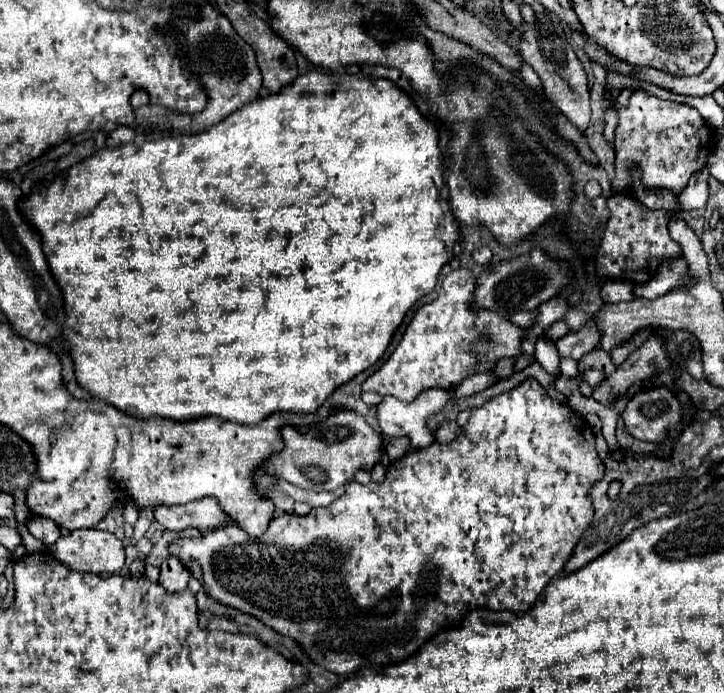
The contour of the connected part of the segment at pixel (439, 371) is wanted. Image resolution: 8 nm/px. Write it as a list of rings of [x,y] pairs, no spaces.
[[[466,268],[452,270],[442,282],[438,298],[414,312],[400,344],[378,372],[364,380],[362,390],[374,390],[380,396],[390,394],[402,402],[412,402],[424,388],[450,388],[476,372],[490,372],[504,356],[518,358],[524,330],[496,312],[480,310],[480,314],[476,314],[468,310],[472,290],[474,274]]]

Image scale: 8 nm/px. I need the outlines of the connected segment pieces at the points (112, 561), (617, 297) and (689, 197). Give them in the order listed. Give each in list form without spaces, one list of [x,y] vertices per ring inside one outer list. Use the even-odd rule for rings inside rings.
[[[84,528],[74,530],[70,536],[60,536],[48,550],[62,562],[66,568],[74,572],[92,572],[92,574],[112,574],[124,566],[124,546],[122,542],[112,534],[96,528]]]
[[[608,280],[600,288],[600,296],[604,302],[628,302],[636,298],[632,294],[632,282],[616,282],[616,280]]]
[[[700,170],[700,174],[694,174],[690,178],[685,189],[677,196],[680,210],[696,210],[706,206],[708,200],[708,170]]]

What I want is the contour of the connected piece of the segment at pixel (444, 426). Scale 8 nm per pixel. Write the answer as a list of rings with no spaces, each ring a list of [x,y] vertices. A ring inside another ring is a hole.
[[[454,420],[442,422],[442,424],[438,426],[438,430],[436,430],[436,440],[438,440],[438,442],[450,442],[450,440],[454,440],[458,434],[460,434],[460,426],[458,426]]]

